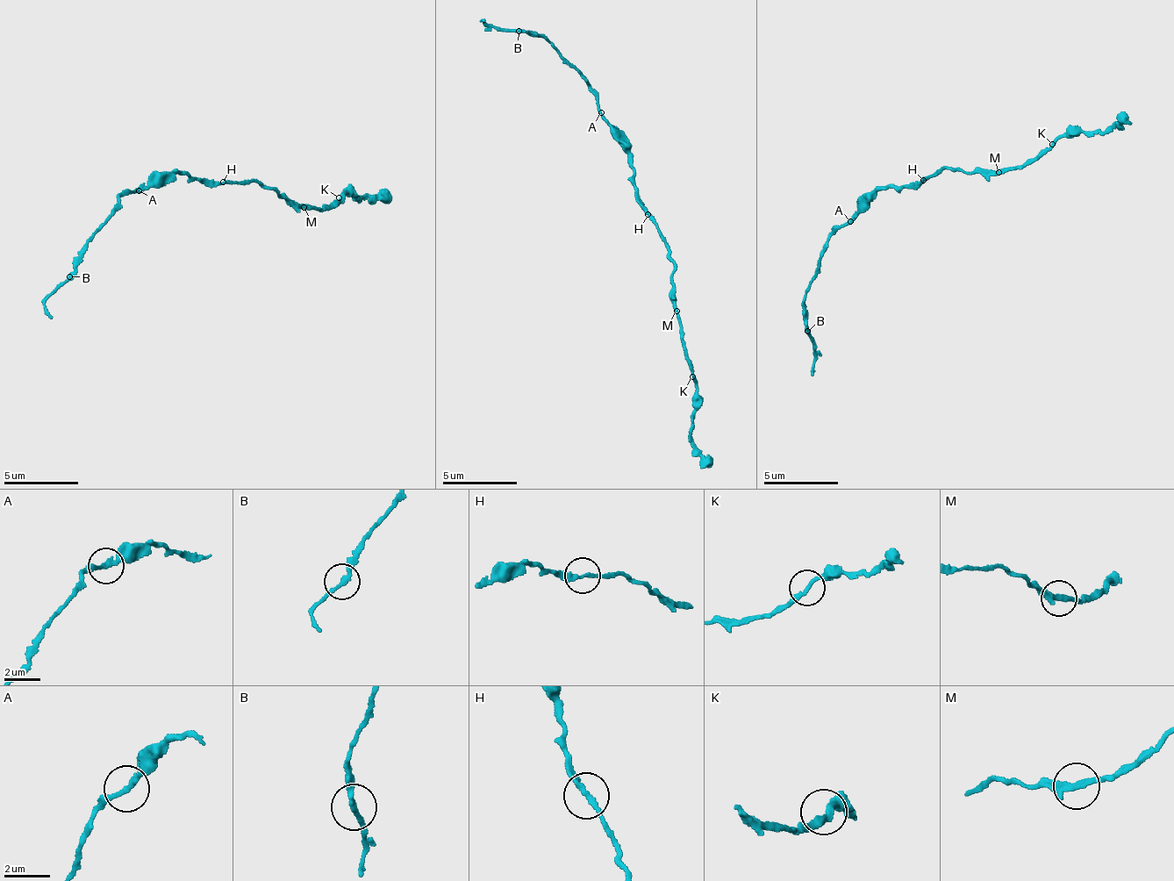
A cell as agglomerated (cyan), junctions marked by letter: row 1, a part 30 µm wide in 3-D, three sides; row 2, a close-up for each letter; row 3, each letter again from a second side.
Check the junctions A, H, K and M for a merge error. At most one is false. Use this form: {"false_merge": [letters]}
{"false_merge": []}

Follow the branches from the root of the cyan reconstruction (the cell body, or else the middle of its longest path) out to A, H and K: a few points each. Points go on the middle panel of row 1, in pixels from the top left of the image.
A: (644, 205), (634, 184), (631, 148), (626, 145), (625, 132), (599, 113)
H: (644, 205), (642, 211), (647, 216)
K: (644, 205), (666, 243), (666, 254), (674, 263), (672, 303), (680, 323), (680, 344), (685, 348), (692, 376)

